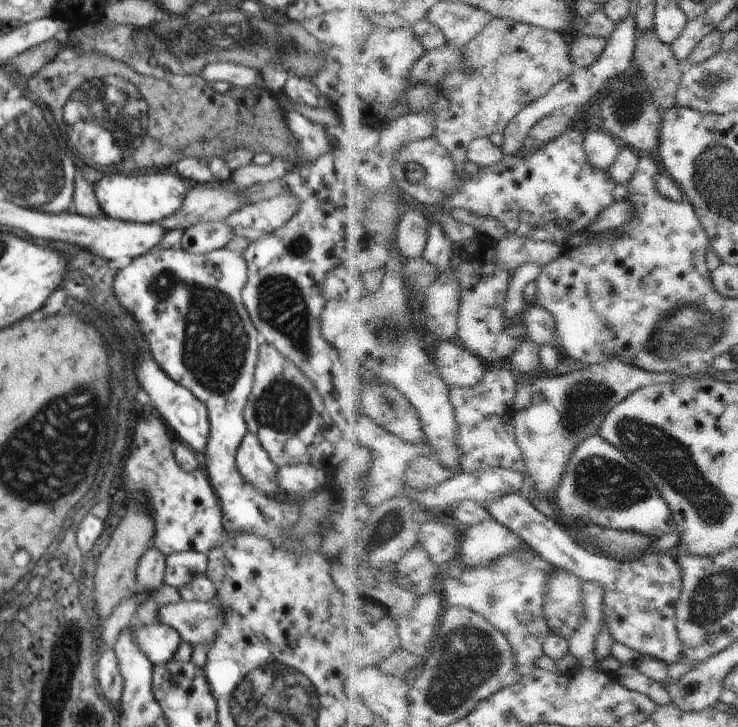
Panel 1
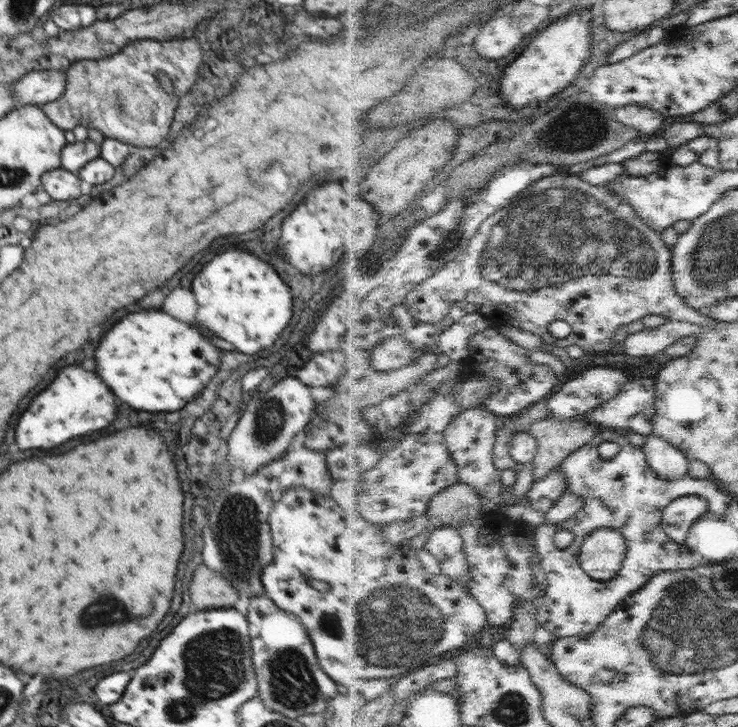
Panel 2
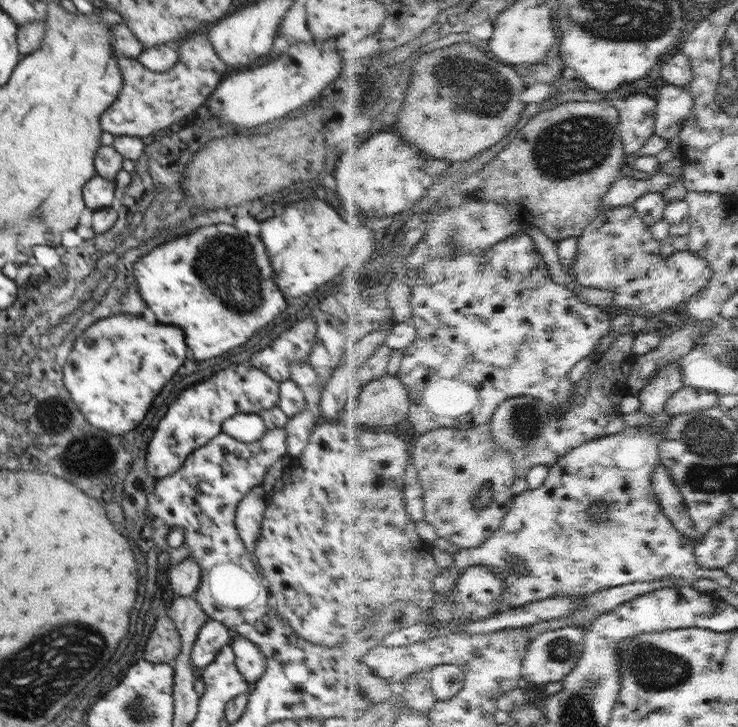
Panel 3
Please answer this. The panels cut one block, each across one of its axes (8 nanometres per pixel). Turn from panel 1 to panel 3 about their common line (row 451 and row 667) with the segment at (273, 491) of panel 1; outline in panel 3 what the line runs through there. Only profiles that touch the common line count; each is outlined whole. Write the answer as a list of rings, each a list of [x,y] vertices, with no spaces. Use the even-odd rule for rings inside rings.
[[[237,634],[228,645],[235,655],[238,672],[246,679],[250,688],[254,688],[256,681],[266,672],[263,653],[250,640]]]

